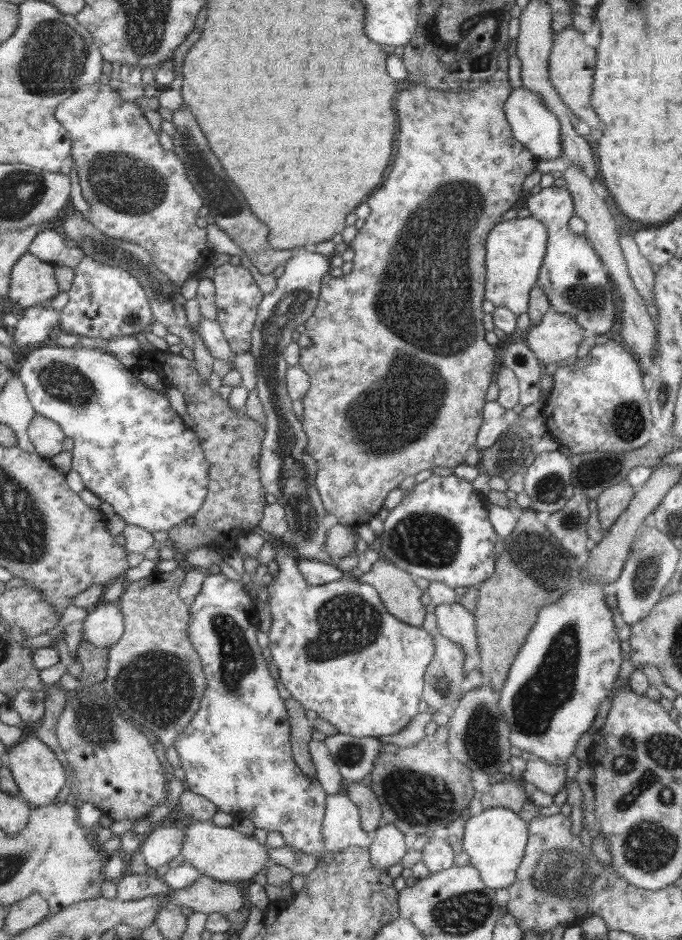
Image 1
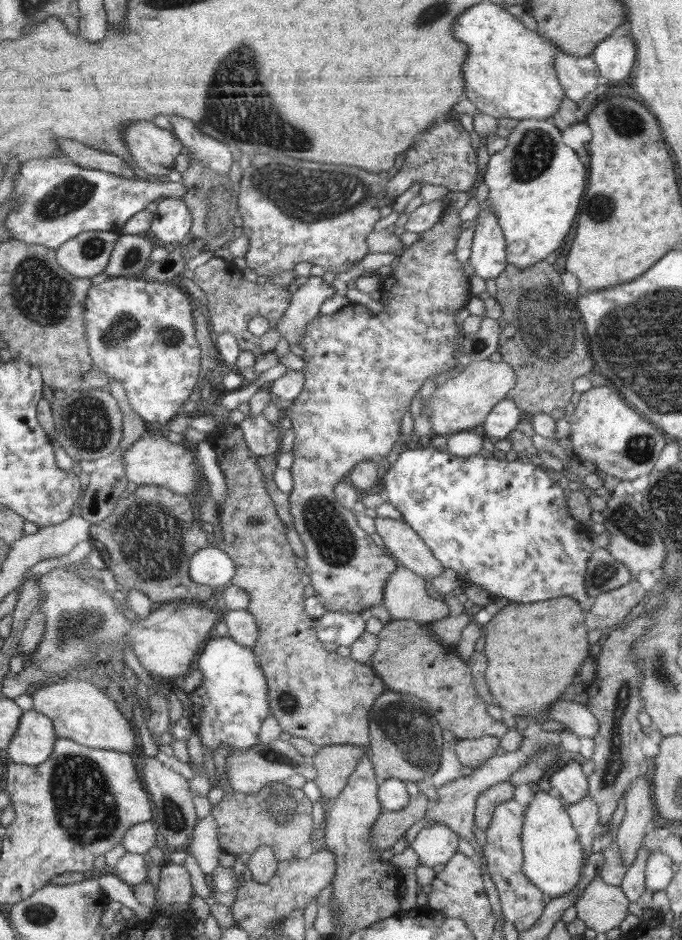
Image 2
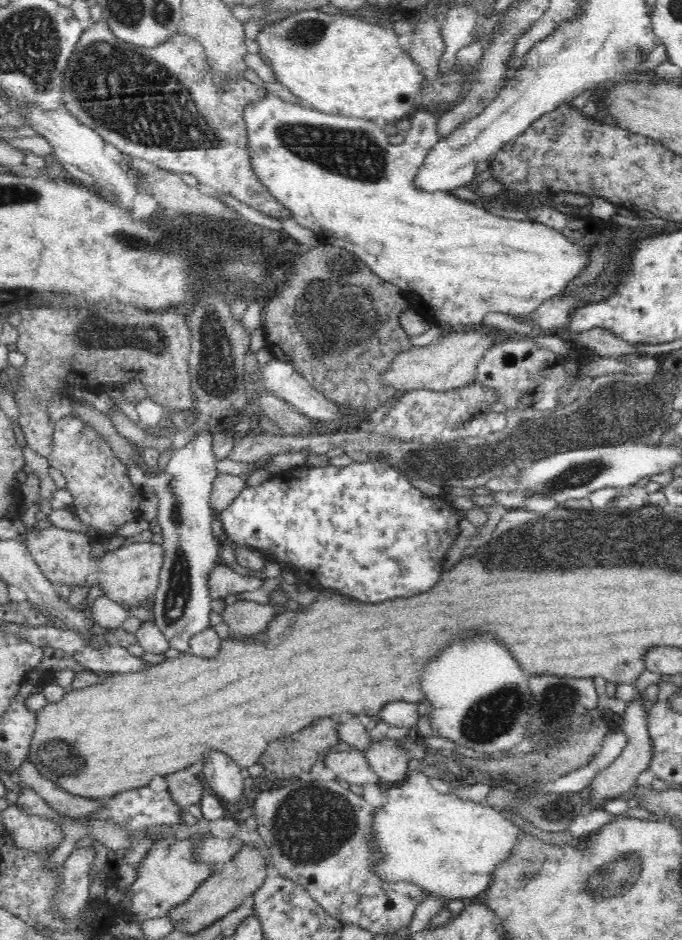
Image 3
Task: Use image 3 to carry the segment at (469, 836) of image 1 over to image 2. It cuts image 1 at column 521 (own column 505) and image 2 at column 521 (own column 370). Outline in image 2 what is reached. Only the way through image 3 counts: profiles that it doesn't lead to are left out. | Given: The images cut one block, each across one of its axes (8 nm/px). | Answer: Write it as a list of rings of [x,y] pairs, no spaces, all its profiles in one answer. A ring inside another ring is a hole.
[[[536,792],[528,810],[524,812],[522,824],[523,873],[542,893],[550,897],[561,897],[577,886],[586,865],[585,854],[579,836],[572,825],[566,808],[559,797],[546,792]]]

